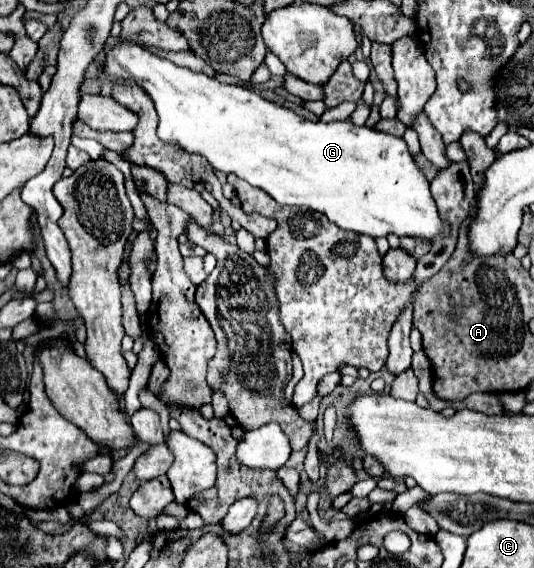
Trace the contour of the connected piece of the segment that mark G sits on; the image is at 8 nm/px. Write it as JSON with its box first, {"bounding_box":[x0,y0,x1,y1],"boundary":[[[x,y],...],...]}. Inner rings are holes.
{"bounding_box":[104,38,450,242],"boundary":[[[114,38],[114,40],[108,40],[106,46],[104,46],[104,74],[106,76],[114,76],[114,80],[130,80],[130,82],[136,82],[138,86],[142,86],[154,100],[156,104],[156,110],[158,110],[158,116],[160,116],[160,126],[158,126],[158,136],[166,142],[174,142],[178,144],[180,148],[188,150],[190,154],[202,154],[212,166],[214,170],[220,170],[220,172],[226,172],[226,174],[236,174],[238,178],[250,182],[252,186],[260,188],[260,190],[266,190],[278,204],[288,204],[288,206],[306,206],[306,208],[312,208],[312,210],[318,210],[322,212],[332,224],[336,224],[338,228],[342,230],[350,230],[350,232],[356,232],[356,234],[366,234],[366,236],[372,236],[372,238],[382,238],[382,236],[388,236],[388,234],[396,234],[398,238],[402,236],[412,236],[412,238],[420,238],[420,240],[428,240],[432,242],[434,238],[438,236],[448,236],[450,234],[450,222],[440,218],[438,214],[438,208],[436,208],[436,202],[430,194],[430,182],[426,180],[422,168],[414,162],[414,158],[410,156],[408,152],[408,146],[402,138],[396,138],[392,134],[384,134],[384,132],[378,132],[374,128],[368,128],[368,126],[356,126],[352,124],[350,120],[344,120],[344,122],[330,122],[330,124],[324,124],[324,122],[310,122],[308,118],[304,118],[302,114],[296,114],[294,110],[290,108],[284,108],[280,104],[274,104],[270,100],[264,100],[258,92],[254,90],[248,90],[248,88],[242,88],[242,86],[228,86],[228,84],[220,84],[218,80],[210,78],[210,76],[204,76],[204,74],[198,74],[198,72],[192,72],[188,68],[180,68],[180,66],[174,66],[172,62],[164,60],[164,58],[158,58],[154,54],[150,54],[148,50],[144,50],[142,44],[136,44],[136,42],[126,42],[126,40],[120,40],[120,38]]]}

